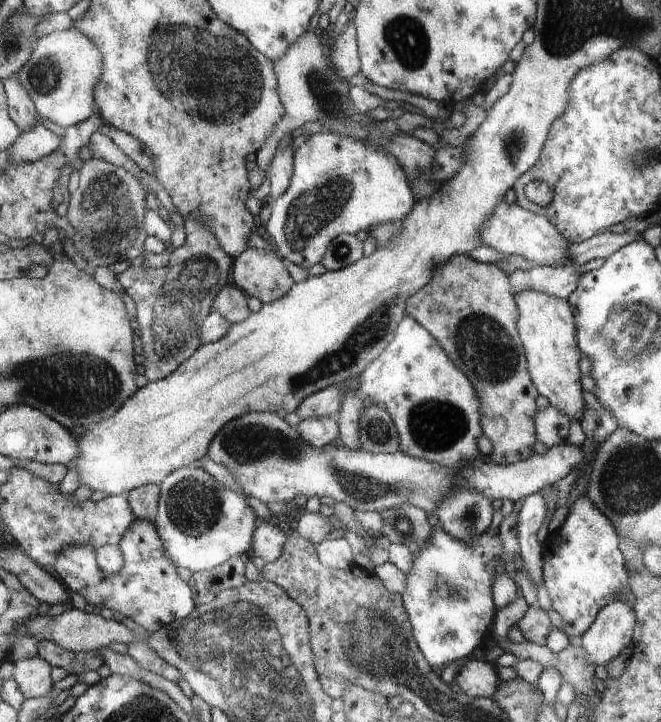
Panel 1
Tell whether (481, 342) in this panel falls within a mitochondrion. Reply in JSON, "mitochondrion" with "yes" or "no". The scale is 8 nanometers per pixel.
{"mitochondrion":"yes"}

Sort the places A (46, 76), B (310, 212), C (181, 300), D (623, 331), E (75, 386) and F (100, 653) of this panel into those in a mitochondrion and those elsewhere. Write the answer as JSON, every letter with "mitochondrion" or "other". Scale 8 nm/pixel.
{"A":"mitochondrion","B":"mitochondrion","C":"mitochondrion","D":"mitochondrion","E":"mitochondrion","F":"other"}

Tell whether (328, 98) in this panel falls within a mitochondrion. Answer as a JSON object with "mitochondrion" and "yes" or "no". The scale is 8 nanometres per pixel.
{"mitochondrion":"yes"}

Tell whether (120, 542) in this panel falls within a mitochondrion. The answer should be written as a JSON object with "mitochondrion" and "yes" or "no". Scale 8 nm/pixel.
{"mitochondrion":"no"}

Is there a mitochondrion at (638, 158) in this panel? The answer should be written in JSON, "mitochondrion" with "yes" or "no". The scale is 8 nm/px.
{"mitochondrion":"yes"}

